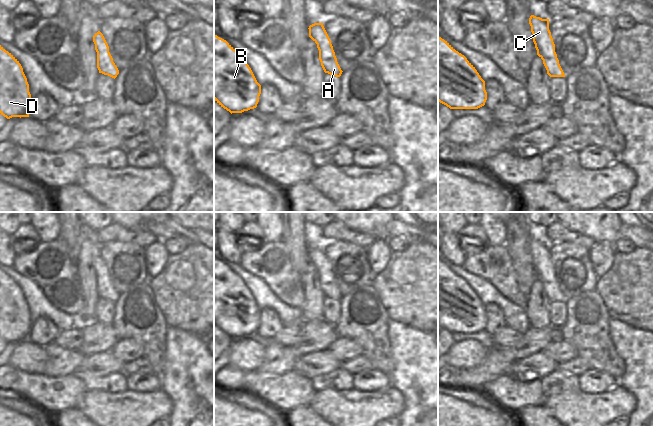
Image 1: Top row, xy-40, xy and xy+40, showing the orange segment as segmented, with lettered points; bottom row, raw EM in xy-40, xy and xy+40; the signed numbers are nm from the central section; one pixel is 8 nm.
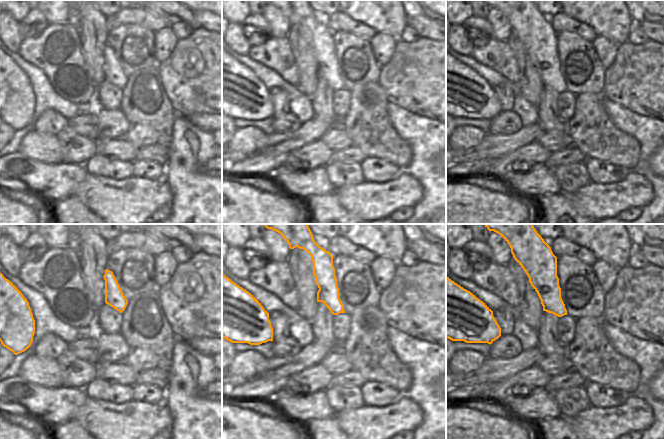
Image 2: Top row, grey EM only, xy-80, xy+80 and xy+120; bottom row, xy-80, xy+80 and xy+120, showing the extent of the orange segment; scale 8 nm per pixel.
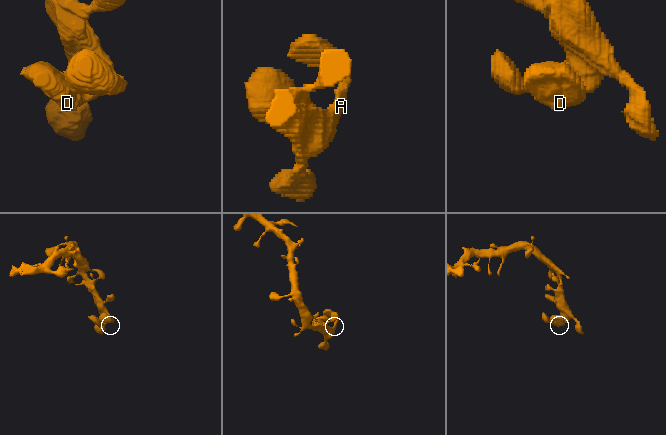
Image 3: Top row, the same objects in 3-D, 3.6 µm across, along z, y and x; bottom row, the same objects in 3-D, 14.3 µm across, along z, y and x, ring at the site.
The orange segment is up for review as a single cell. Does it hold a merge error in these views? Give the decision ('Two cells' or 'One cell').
One cell

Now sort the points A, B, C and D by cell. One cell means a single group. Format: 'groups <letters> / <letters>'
groups A B C D

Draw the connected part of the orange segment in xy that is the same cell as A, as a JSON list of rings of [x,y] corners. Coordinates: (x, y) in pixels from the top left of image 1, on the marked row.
[[[314,23],[309,26],[309,37],[317,44],[319,60],[325,73],[340,77],[342,70],[337,62],[331,40],[323,23]]]

